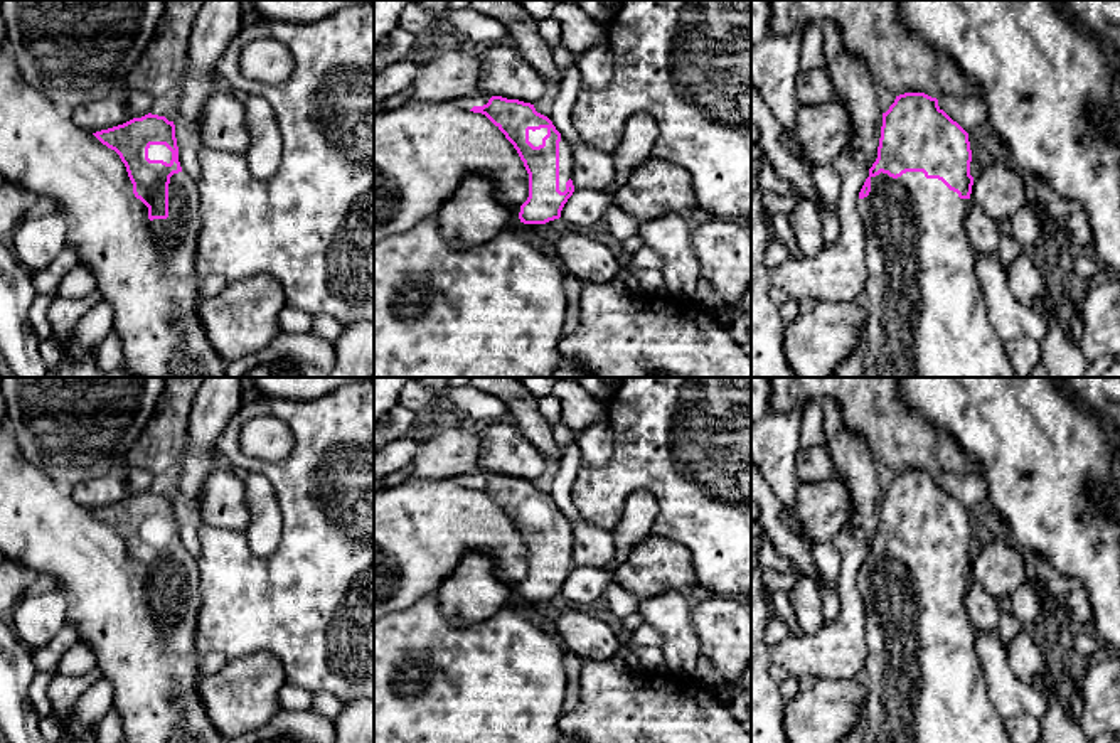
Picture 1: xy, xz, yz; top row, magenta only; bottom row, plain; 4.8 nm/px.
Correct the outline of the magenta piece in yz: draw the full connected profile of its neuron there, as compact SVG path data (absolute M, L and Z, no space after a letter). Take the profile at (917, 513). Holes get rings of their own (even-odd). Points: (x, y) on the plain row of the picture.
M904 470L883 490L877 536L857 578L867 644L864 743L1012 743L1005 719L989 698L975 652L975 627L963 601L973 563L970 539L968 510L938 484L936 475Z

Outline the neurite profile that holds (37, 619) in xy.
M62 591L24 598L12 612L10 623L32 650L51 642L66 623L69 600Z

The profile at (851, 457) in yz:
M832 398L820 401L825 421L825 446L835 473L847 485L852 512L844 531L861 526L874 510L883 490L877 482L877 465L867 443L847 430L840 406Z

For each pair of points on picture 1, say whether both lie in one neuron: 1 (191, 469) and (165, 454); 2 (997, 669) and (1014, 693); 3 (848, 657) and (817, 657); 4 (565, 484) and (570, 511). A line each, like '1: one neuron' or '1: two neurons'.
1: two neurons
2: one neuron
3: one neuron
4: one neuron

